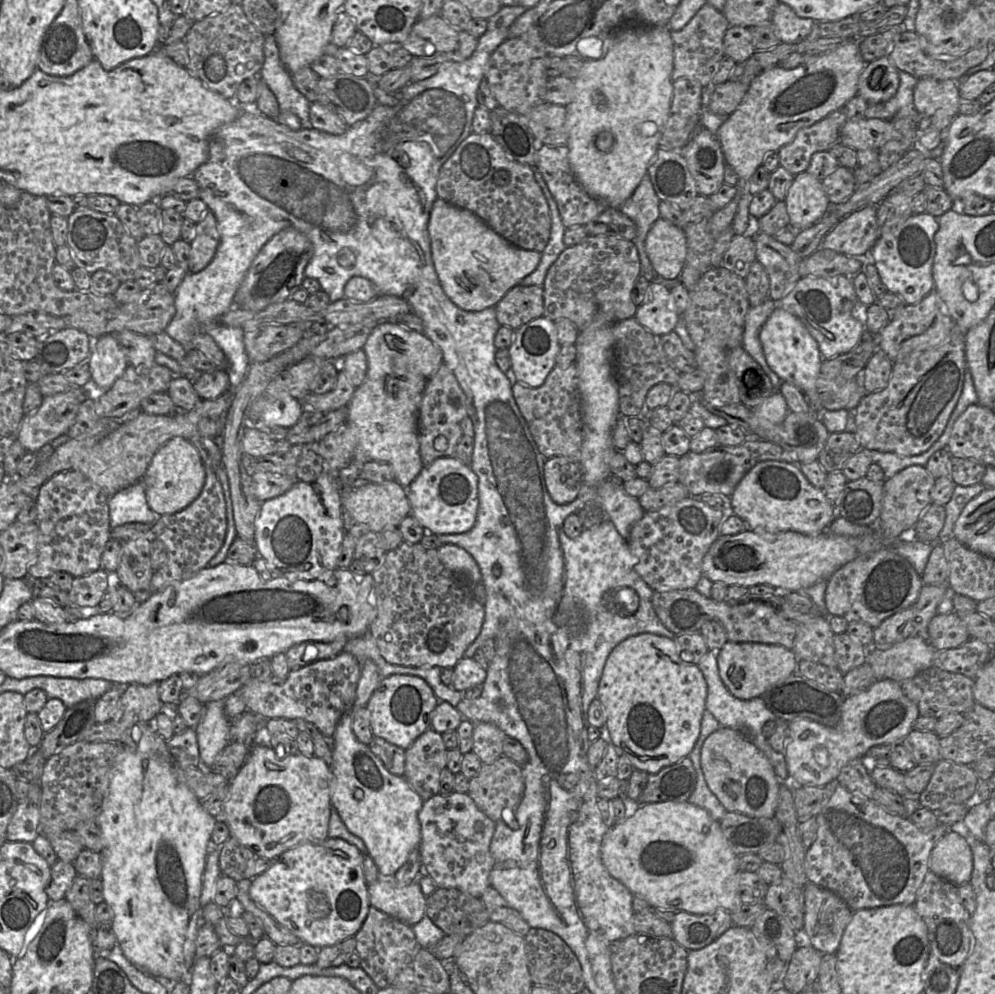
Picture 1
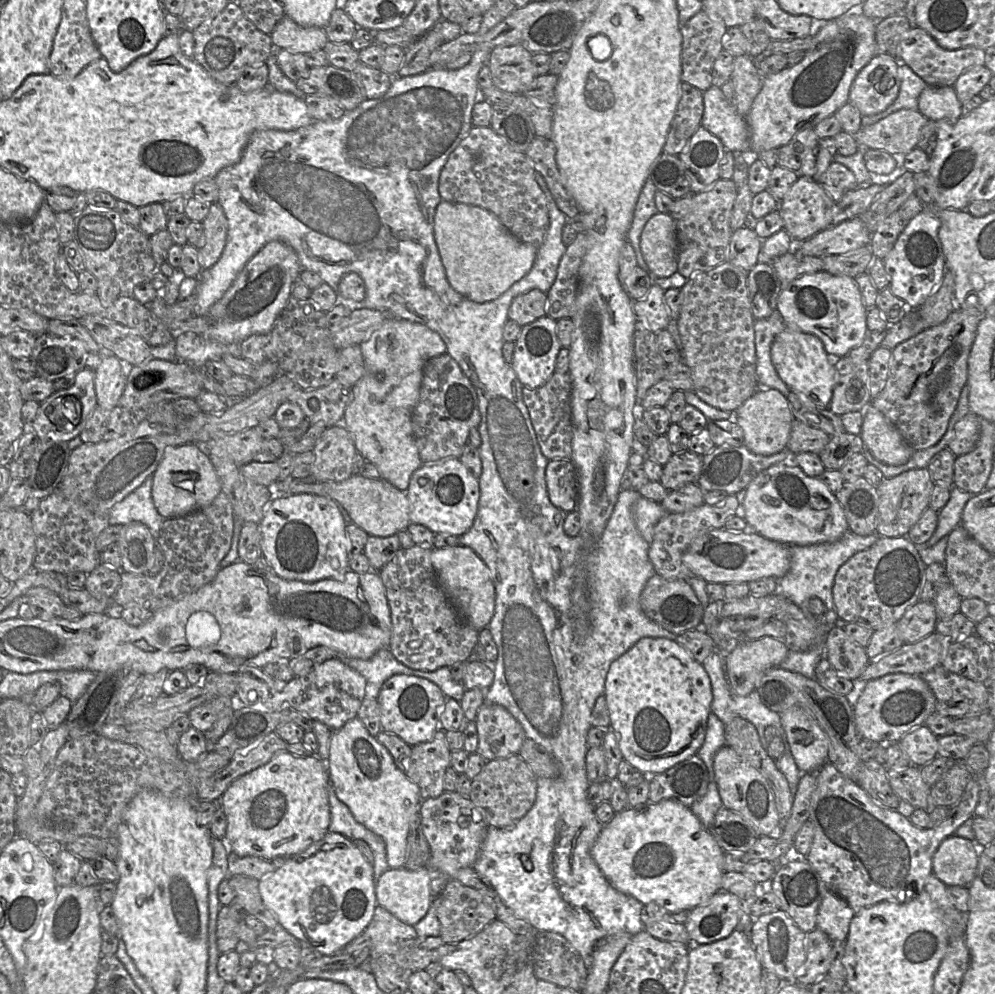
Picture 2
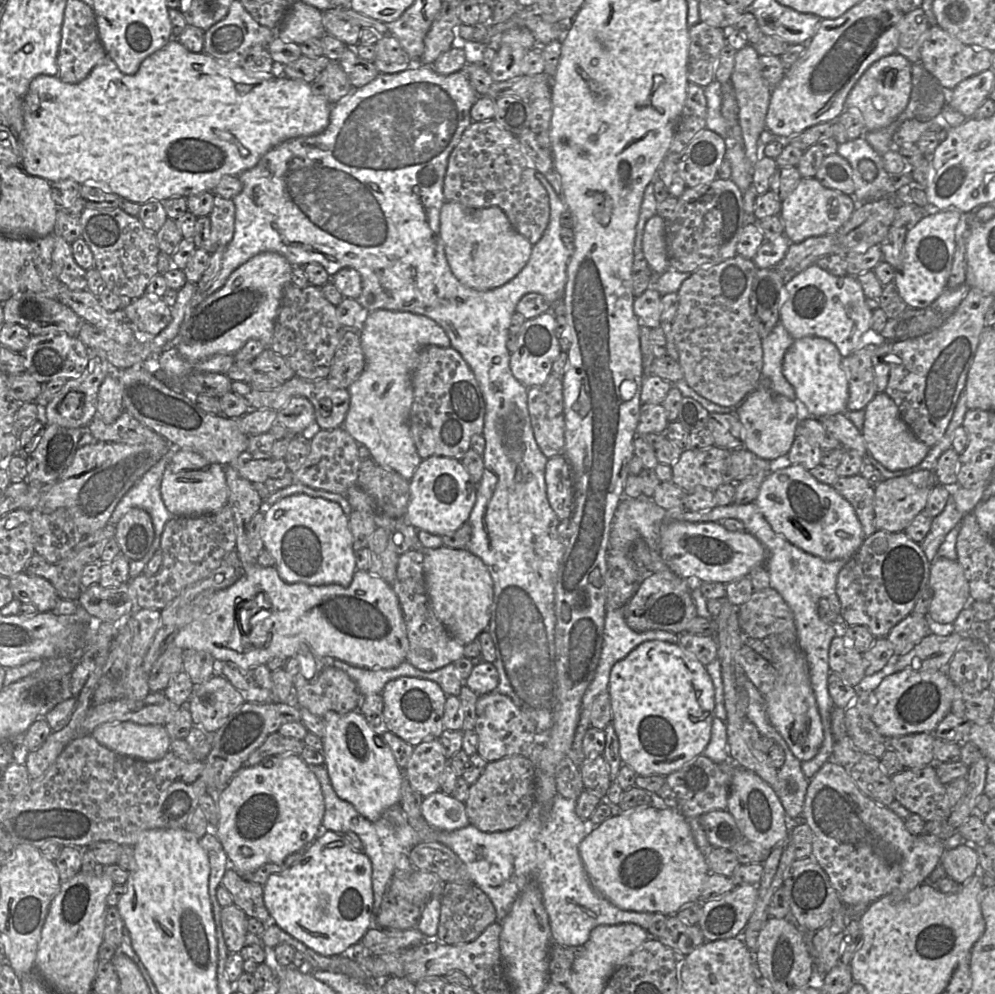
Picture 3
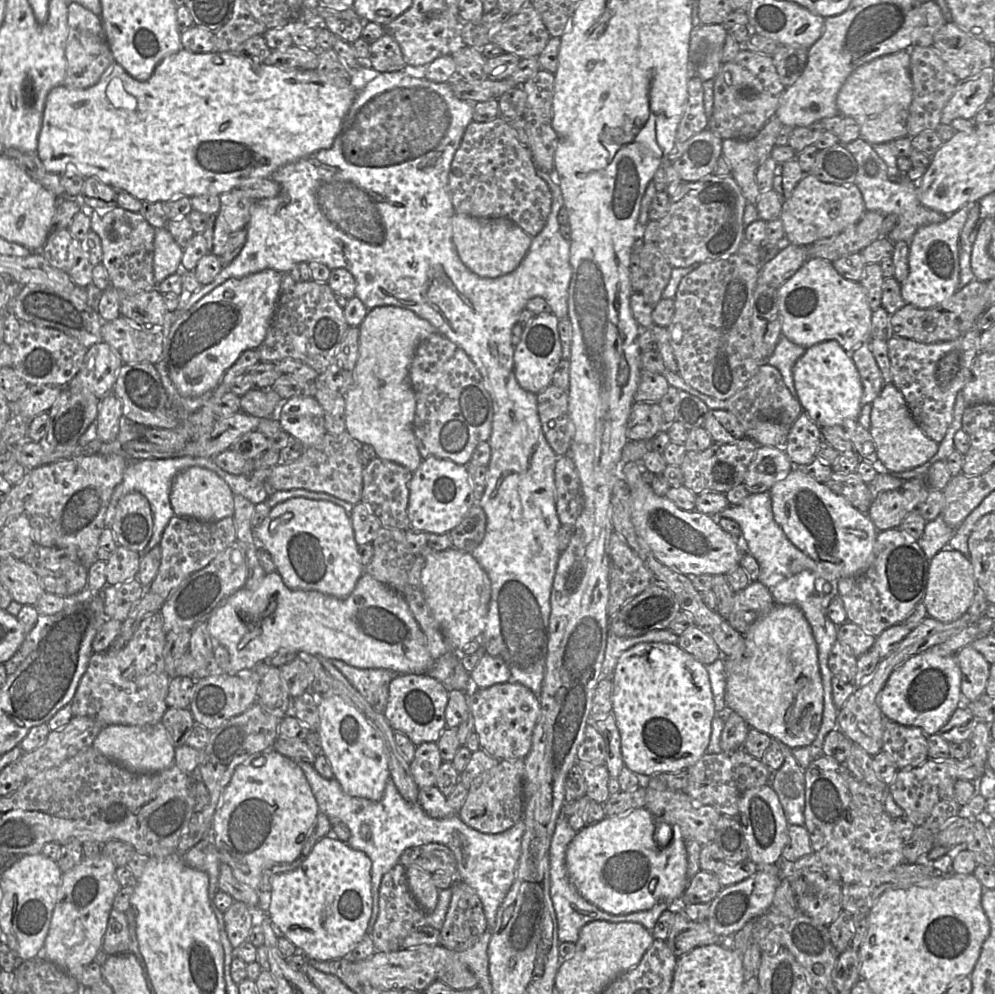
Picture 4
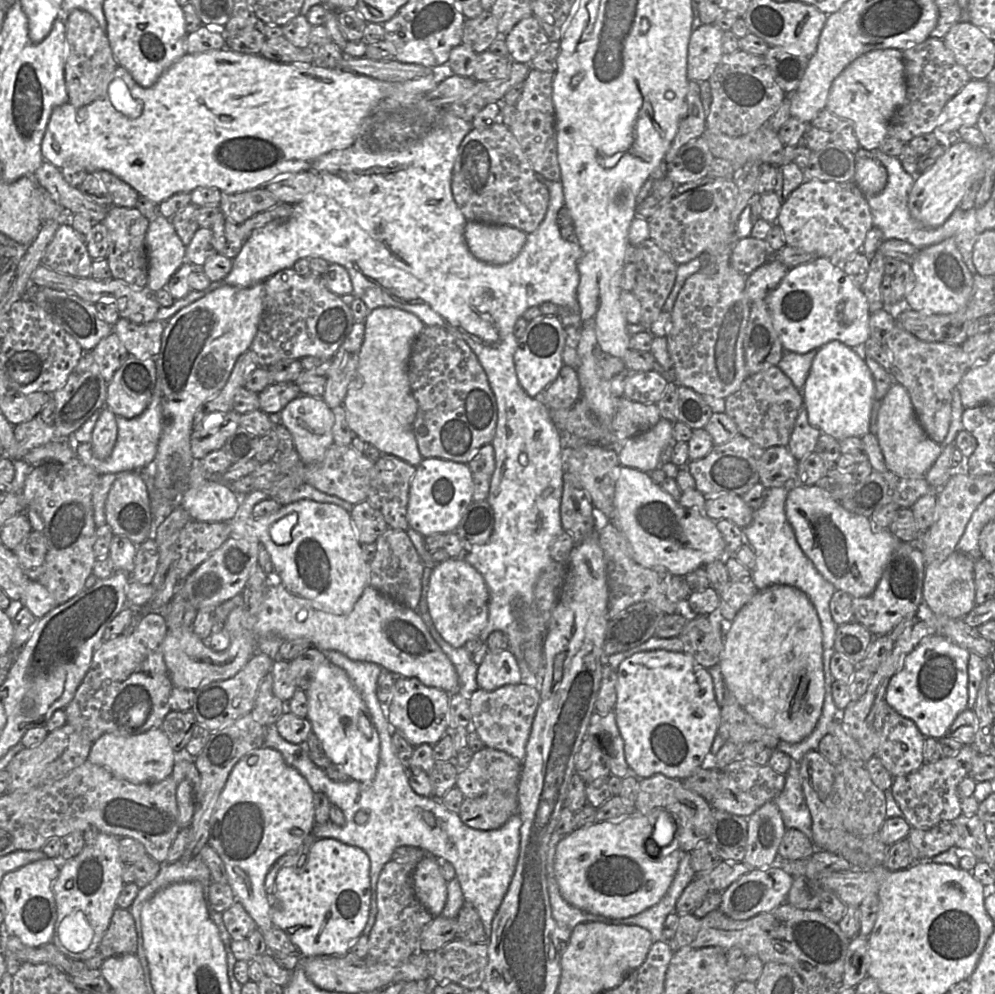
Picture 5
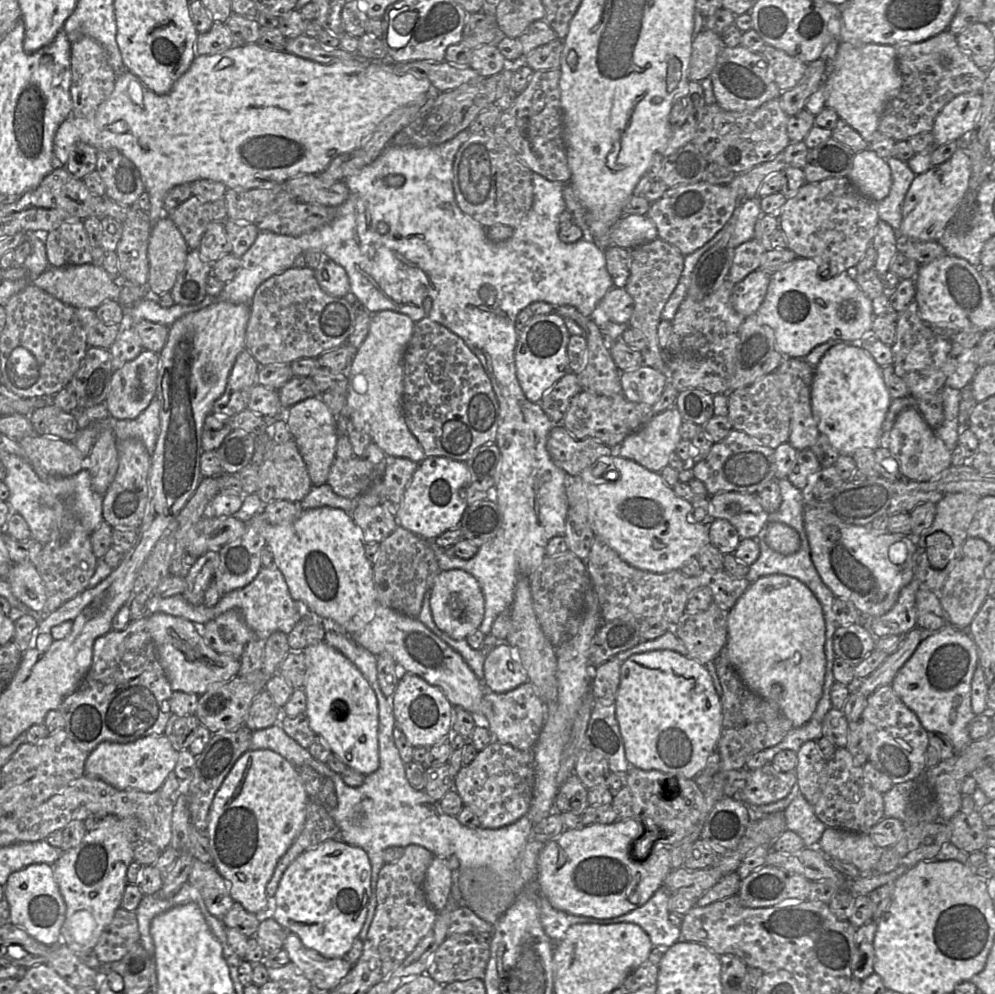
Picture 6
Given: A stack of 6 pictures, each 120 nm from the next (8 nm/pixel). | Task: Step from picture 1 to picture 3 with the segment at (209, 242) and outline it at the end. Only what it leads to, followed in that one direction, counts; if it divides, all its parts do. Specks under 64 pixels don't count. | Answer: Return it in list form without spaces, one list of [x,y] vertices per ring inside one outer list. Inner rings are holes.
[[[214,195],[214,207],[209,215],[211,238],[217,247],[226,247],[234,236],[235,204],[233,199]]]

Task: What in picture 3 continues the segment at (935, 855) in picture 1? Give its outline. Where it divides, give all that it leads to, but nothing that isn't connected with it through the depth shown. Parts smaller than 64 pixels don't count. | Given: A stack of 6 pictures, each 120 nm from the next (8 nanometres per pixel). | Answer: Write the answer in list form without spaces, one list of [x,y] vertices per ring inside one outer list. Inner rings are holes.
[[[966,844],[945,850],[940,864],[946,876],[959,884],[965,884],[979,872],[979,856],[974,848]]]

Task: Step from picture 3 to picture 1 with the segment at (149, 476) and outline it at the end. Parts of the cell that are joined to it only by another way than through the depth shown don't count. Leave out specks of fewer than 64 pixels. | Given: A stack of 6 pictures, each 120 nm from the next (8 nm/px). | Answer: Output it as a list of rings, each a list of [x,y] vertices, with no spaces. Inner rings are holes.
[[[138,482],[108,499],[111,529],[126,523],[153,525],[158,517],[146,500],[145,486]]]

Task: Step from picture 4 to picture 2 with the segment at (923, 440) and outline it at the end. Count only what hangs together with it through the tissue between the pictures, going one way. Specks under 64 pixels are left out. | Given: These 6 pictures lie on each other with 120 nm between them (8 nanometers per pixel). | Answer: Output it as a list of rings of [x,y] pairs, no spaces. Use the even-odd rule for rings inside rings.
[[[872,405],[864,411],[860,436],[865,448],[887,465],[905,464],[914,453],[899,431]]]

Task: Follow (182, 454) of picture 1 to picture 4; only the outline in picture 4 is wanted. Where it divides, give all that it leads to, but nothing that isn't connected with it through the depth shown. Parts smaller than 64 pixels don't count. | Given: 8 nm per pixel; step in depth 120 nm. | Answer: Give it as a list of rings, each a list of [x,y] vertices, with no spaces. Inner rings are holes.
[[[190,467],[179,472],[173,479],[170,503],[174,516],[199,521],[218,521],[232,516],[234,502],[230,487],[215,472],[201,467]]]

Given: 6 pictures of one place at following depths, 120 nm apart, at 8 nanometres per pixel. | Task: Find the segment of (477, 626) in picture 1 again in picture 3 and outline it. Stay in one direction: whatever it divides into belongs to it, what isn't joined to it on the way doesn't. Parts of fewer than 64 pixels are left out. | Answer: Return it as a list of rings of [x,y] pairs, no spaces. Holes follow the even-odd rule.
[[[408,551],[400,555],[392,590],[399,601],[409,642],[406,662],[421,671],[431,672],[455,663],[464,657],[465,645],[450,635],[435,616],[426,593],[423,562],[424,553]]]

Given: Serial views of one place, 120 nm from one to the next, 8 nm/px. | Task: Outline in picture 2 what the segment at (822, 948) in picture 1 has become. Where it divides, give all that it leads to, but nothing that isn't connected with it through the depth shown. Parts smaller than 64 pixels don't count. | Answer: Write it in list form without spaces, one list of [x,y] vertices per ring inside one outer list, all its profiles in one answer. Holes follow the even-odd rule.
[[[828,891],[818,909],[816,928],[826,933],[832,942],[844,941],[854,915],[844,899]]]

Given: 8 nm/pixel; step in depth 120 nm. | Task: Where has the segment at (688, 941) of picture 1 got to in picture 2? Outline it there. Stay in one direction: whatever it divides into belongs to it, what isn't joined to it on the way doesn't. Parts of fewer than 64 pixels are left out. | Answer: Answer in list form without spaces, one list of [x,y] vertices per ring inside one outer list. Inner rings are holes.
[[[718,891],[706,902],[693,908],[684,923],[692,945],[709,944],[730,936],[737,930],[741,910],[742,900],[727,891]]]

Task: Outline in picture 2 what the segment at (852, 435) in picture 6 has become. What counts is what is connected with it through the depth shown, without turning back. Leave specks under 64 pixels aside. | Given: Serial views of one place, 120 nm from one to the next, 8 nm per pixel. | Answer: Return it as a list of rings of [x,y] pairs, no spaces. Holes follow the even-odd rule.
[[[790,328],[777,335],[771,346],[771,360],[782,381],[792,392],[819,409],[829,406],[837,381],[835,364],[840,358],[828,355],[822,341],[815,335]]]

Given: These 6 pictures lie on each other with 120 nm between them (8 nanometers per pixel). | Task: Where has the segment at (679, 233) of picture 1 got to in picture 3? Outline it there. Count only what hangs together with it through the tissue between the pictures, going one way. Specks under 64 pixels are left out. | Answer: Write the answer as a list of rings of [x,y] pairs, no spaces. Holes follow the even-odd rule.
[[[654,215],[646,222],[642,251],[654,275],[662,275],[670,268],[666,245],[666,221],[659,215]]]

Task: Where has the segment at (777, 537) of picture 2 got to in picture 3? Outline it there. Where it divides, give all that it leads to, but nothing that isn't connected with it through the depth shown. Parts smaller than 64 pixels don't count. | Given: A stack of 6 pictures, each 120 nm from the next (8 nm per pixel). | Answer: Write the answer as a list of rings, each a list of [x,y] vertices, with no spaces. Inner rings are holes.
[[[802,465],[776,468],[763,480],[754,503],[778,535],[800,549],[826,561],[850,559],[865,540],[862,525],[851,503],[831,485],[819,482]]]

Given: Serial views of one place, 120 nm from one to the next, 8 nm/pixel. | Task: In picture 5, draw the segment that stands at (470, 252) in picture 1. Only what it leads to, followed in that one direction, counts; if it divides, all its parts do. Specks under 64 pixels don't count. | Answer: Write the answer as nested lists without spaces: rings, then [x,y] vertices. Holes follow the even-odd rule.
[[[467,221],[464,237],[474,257],[493,265],[513,261],[527,240],[527,234],[515,227],[477,221]]]

